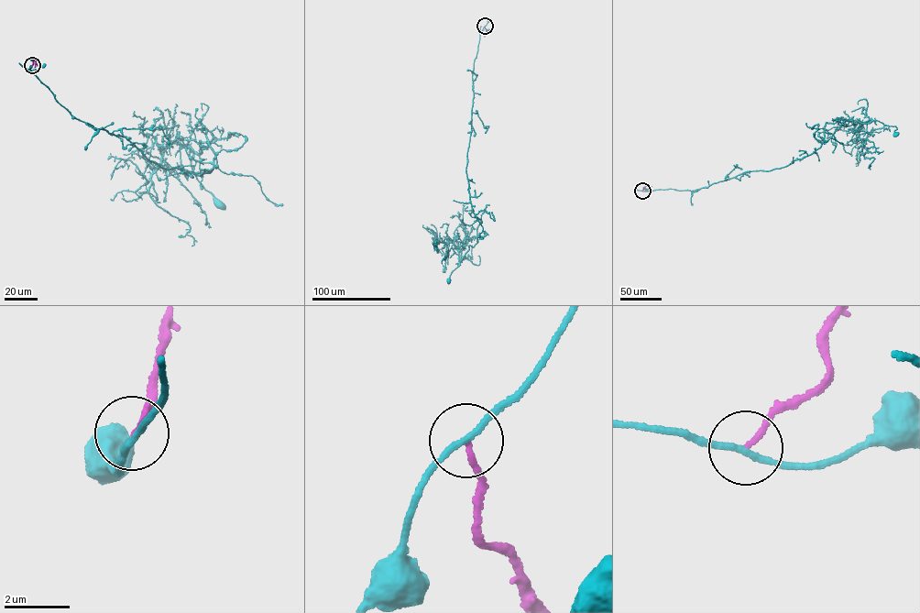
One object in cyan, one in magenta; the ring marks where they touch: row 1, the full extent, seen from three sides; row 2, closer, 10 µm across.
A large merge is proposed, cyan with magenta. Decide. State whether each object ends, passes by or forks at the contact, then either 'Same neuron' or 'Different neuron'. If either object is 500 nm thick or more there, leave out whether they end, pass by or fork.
At the ring cyan passes by. At the ring magenta ends. Different neuron

